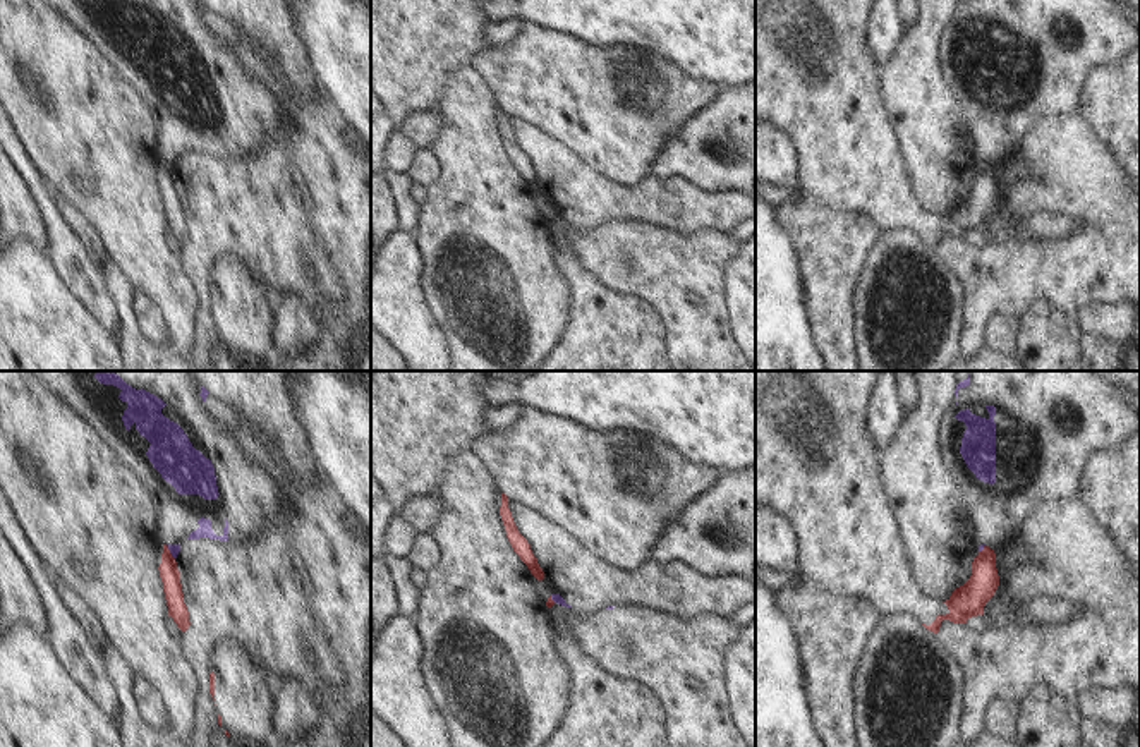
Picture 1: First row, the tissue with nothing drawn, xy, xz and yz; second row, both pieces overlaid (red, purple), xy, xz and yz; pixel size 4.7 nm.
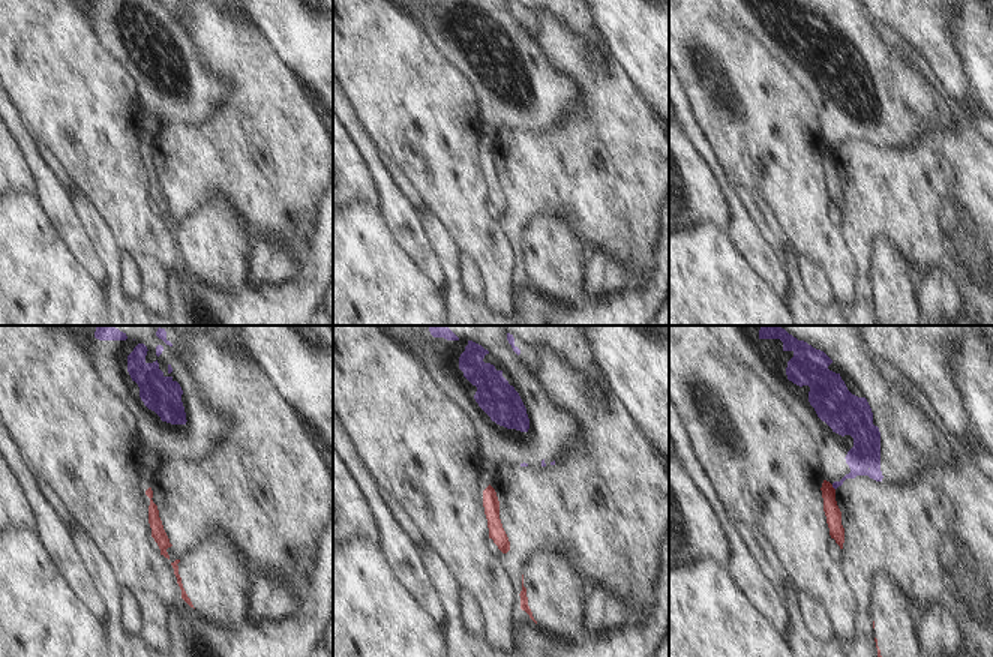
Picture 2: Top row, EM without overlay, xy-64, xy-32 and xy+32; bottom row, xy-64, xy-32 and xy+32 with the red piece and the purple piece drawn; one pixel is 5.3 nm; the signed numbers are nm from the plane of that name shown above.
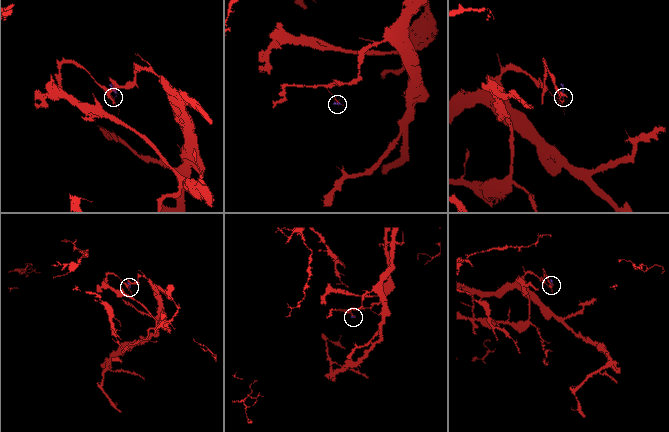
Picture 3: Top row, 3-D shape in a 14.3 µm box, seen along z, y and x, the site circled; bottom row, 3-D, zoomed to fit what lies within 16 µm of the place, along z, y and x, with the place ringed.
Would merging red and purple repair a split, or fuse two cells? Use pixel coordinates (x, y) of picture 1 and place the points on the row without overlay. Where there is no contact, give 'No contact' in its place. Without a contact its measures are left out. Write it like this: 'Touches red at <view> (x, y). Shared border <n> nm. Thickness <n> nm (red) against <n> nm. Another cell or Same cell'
Touches red at xy (169, 167). Shared border 80 nm. Thickness 90 nm (red) against 50 nm. Another cell

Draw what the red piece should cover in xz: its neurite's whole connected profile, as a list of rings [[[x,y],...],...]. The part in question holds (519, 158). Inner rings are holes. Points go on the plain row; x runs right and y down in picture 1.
[[[501,108],[501,122],[500,122],[500,131],[506,146],[506,153],[513,163],[513,167],[520,172],[520,175],[527,180],[531,189],[537,194],[544,194],[544,187],[537,179],[537,173],[534,172],[531,160],[527,155],[518,148],[512,127],[508,124],[508,112]]]

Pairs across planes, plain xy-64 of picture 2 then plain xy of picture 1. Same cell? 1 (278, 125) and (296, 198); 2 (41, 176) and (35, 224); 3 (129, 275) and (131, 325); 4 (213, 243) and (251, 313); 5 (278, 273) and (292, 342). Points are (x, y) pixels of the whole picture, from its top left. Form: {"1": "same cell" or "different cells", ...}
{"1": "same cell", "2": "different cells", "3": "different cells", "4": "same cell", "5": "same cell"}

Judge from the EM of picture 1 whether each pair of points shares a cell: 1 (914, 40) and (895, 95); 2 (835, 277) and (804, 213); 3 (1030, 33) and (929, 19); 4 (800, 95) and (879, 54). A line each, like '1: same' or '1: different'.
1: same
2: same
3: different
4: different

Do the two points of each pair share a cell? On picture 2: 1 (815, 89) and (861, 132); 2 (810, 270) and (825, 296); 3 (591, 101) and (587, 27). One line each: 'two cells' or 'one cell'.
1: one cell
2: one cell
3: two cells

